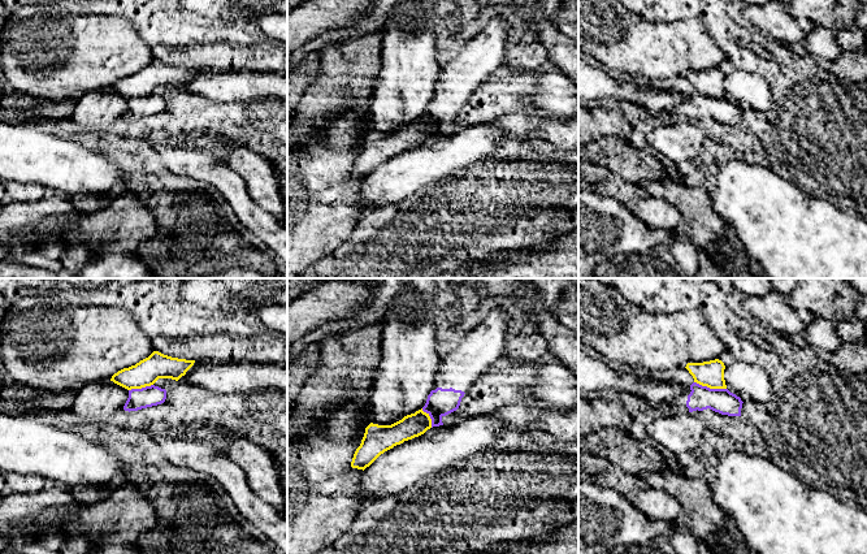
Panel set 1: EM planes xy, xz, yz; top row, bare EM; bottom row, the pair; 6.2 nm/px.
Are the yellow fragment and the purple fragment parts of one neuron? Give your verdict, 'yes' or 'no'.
no

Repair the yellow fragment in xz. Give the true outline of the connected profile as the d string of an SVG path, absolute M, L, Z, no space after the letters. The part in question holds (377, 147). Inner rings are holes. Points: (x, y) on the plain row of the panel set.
M422 117L415 122L404 125L402 129L391 134L370 131L365 137L361 152L354 163L351 176L364 179L385 160L404 150L424 143L430 137L432 127L429 122L422 120Z

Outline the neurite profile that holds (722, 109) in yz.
M697 91L690 94L690 99L675 107L675 114L680 121L693 121L712 118L721 124L741 125L742 109L728 98L710 98Z

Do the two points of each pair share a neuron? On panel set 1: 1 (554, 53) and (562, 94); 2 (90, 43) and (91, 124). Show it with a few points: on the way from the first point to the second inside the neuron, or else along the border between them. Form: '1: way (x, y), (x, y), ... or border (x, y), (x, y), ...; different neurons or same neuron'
1: border (542, 60), (564, 76); different neurons
2: border (109, 87), (90, 90), (76, 102); different neurons

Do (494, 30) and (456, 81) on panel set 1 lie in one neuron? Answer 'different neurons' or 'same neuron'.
same neuron

